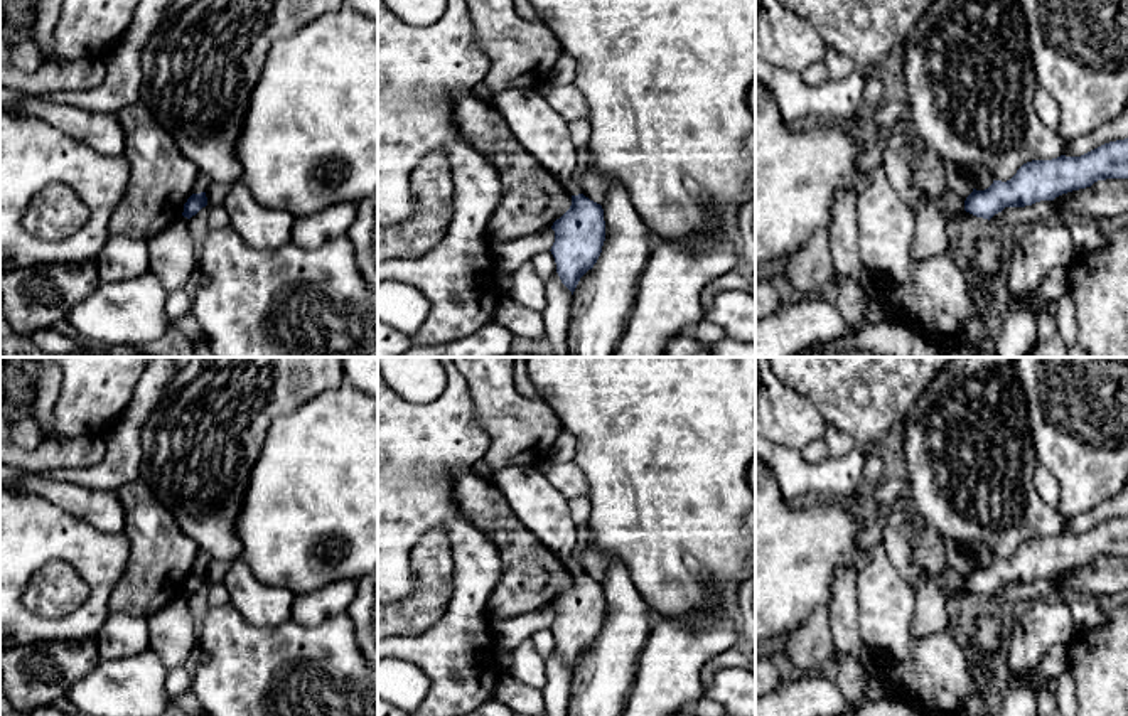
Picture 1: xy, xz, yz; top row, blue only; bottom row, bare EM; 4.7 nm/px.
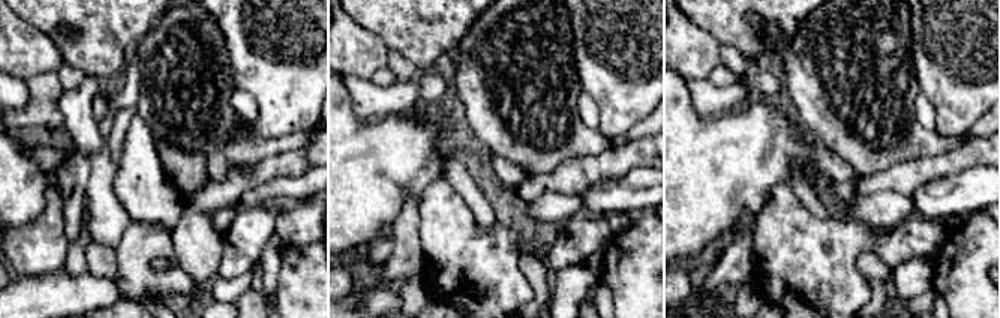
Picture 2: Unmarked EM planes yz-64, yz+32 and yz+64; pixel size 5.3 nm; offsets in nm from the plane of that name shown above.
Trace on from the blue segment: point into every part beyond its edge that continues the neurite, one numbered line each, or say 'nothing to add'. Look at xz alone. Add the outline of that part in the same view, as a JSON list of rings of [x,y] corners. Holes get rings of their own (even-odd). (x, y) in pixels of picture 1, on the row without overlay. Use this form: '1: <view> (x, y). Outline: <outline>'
nothing to add

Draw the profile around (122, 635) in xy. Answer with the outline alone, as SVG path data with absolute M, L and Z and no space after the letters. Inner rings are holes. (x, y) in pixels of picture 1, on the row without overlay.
M110 613L94 640L101 660L133 657L148 649L148 618Z

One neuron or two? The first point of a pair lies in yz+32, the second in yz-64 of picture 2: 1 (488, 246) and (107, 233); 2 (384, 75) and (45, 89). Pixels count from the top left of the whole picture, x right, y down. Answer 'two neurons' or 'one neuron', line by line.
1: one neuron
2: one neuron

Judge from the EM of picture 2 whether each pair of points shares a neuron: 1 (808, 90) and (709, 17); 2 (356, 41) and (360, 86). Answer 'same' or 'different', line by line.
1: different
2: different

